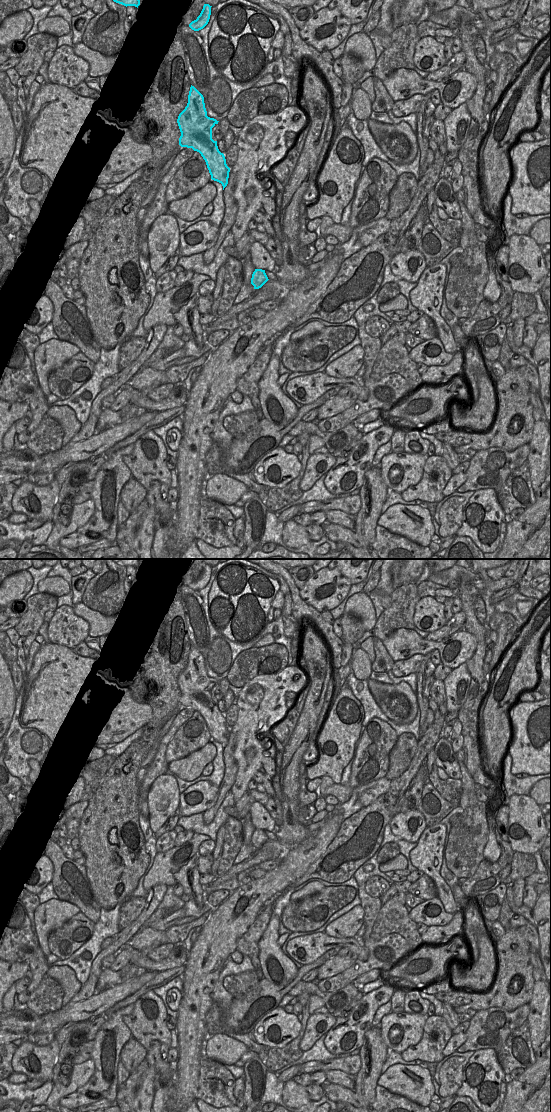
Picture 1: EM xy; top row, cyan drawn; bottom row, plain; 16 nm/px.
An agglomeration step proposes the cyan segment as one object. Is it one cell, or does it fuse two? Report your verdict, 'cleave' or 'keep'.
keep

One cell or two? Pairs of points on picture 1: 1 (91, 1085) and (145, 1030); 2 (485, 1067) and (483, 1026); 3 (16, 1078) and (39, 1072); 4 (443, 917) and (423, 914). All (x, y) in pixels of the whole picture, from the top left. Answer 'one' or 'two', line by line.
1: two
2: two
3: two
4: one

